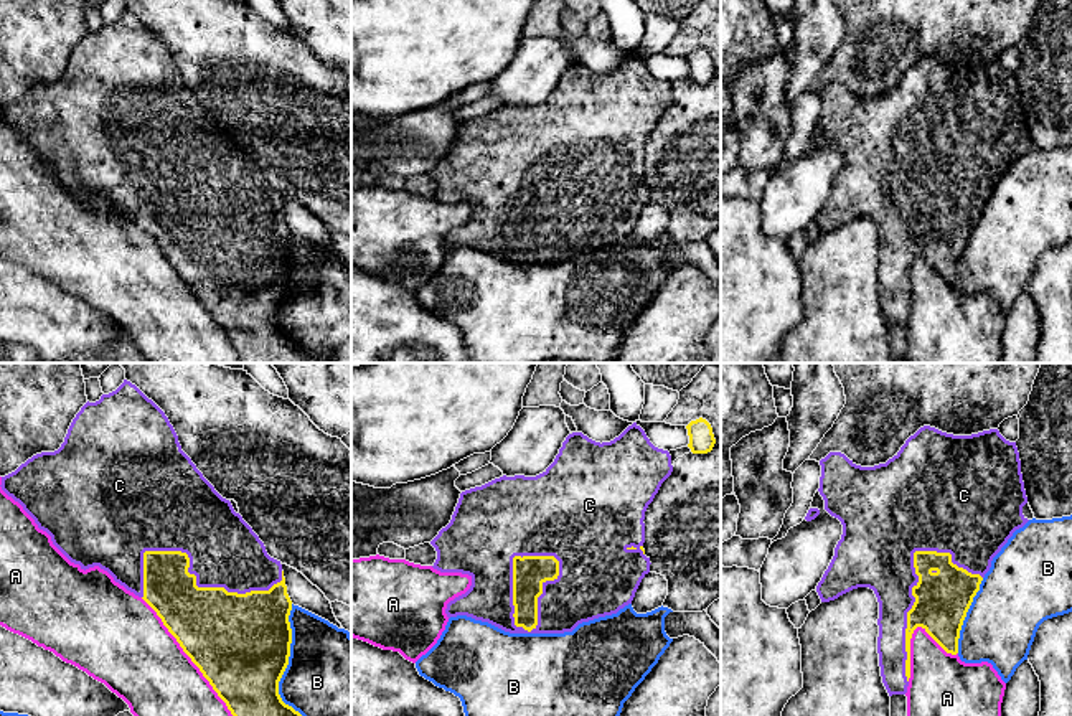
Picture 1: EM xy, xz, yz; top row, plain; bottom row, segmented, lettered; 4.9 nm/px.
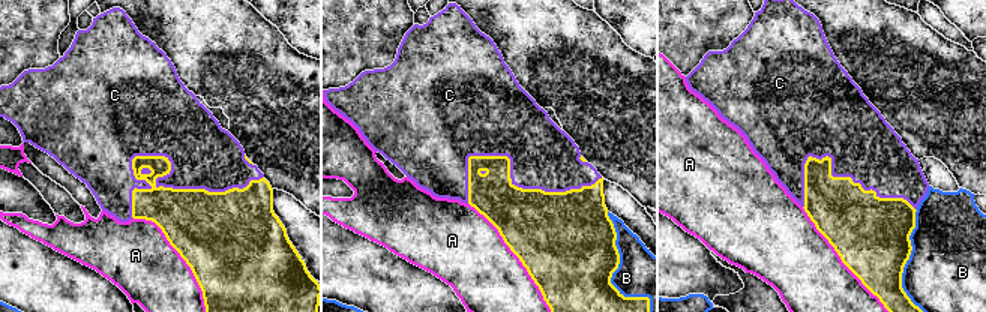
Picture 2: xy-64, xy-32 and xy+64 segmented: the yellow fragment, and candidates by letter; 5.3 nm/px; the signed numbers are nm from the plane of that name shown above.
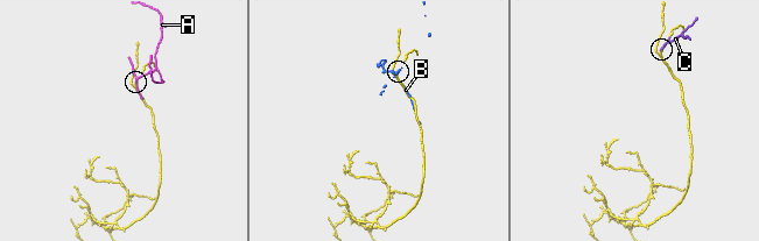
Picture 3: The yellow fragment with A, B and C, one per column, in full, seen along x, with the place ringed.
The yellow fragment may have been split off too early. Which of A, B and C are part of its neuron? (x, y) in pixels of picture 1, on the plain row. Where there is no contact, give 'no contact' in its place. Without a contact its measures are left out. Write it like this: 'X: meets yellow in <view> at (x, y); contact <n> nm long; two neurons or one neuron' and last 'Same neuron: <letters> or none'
A: meets yellow in xy at (195, 294); contact 800 nm long; two neurons
B: meets yellow in xy at (281, 307); contact 650 nm long; two neurons
C: meets yellow in xy at (202, 218); contact 700 nm long; one neuron
Same neuron: C

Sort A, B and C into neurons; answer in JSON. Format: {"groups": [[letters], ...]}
{"groups": [["A"], ["B"], ["C"]]}

